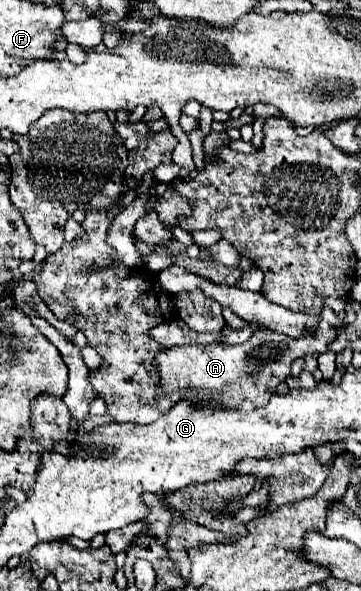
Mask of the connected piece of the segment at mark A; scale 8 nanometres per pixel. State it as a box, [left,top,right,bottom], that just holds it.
[156,308,344,406]

